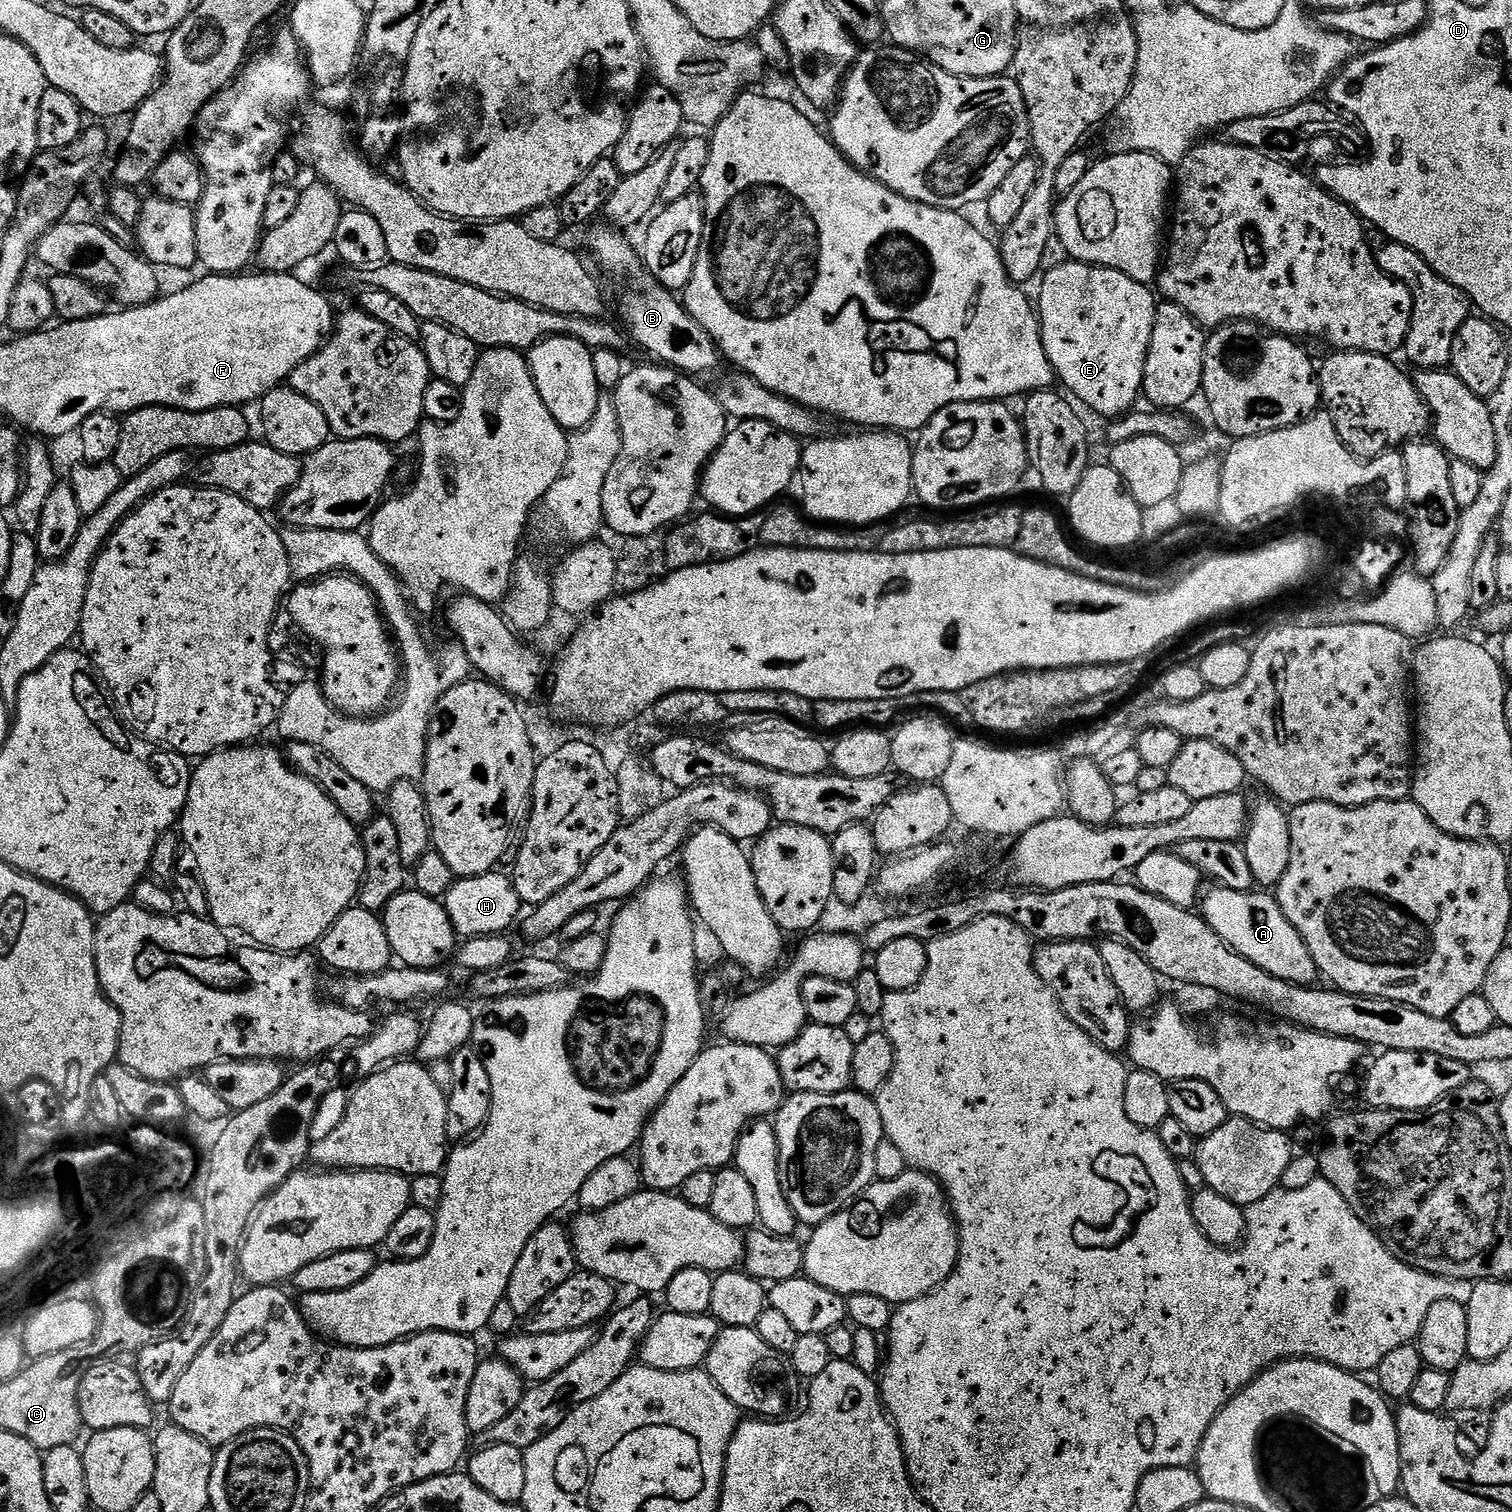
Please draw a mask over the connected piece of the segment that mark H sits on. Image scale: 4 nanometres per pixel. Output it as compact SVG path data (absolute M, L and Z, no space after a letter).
M500 870L457 879L444 895L442 903L457 937L460 938L498 936L507 933L509 931L507 928L515 922L516 915L518 920L522 912L518 890L514 890L511 875L504 873L503 876Z

